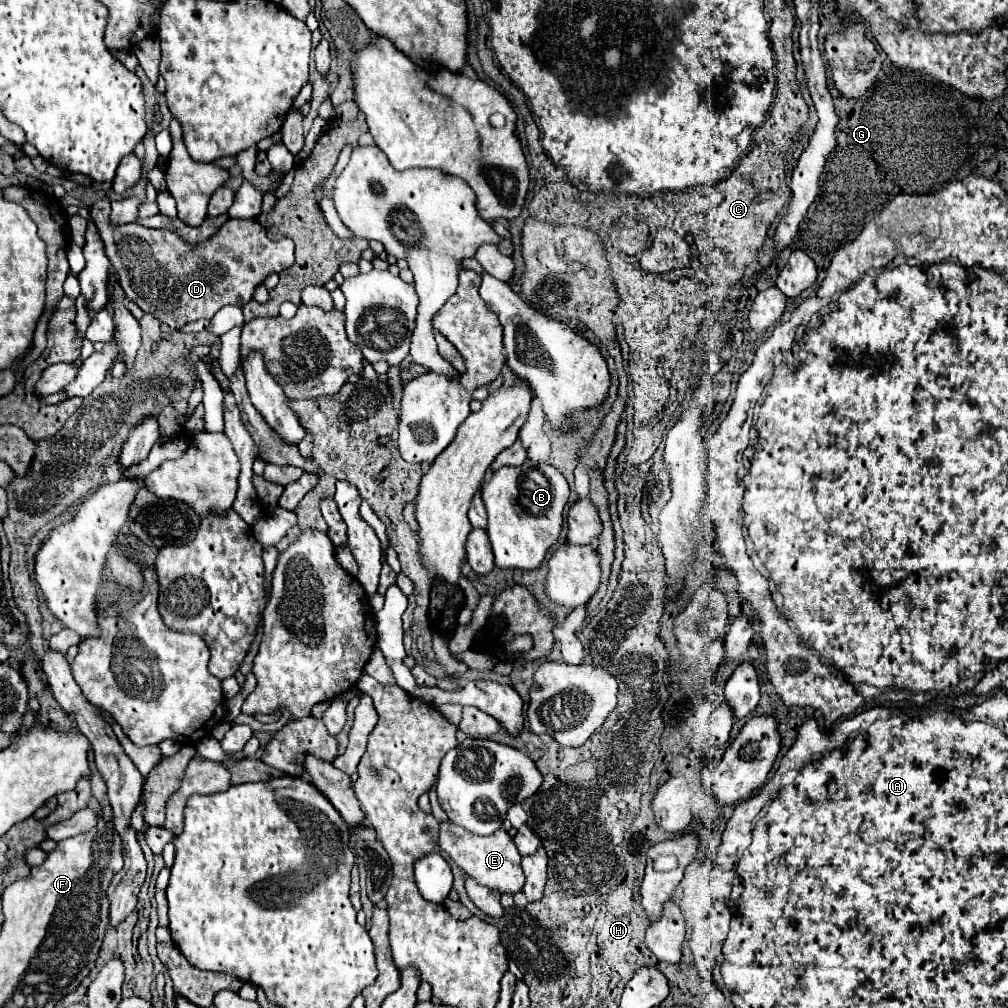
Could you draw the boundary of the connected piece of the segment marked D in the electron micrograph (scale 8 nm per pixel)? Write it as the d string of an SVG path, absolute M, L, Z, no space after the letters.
M99 199L91 205L89 215L99 229L105 253L125 295L171 329L179 329L195 319L211 319L225 305L243 307L253 299L255 287L259 287L269 273L281 273L293 265L293 241L271 241L255 219L229 219L217 235L191 251L173 231L129 223L123 233L121 227L109 223L109 211L109 201Z

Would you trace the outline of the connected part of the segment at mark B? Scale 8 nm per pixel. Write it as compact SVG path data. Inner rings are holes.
M527 461L527 465L519 467L501 467L491 475L491 479L481 487L483 503L489 513L487 521L487 535L493 545L495 553L495 565L499 569L537 569L541 561L545 559L547 549L557 541L563 525L563 509L569 501L569 485L563 473L559 473L553 465L535 465L533 461Z

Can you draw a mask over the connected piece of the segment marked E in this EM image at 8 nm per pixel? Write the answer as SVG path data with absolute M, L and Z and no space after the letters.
M441 821L437 847L445 851L469 877L477 879L481 885L487 885L501 893L519 893L523 889L525 875L521 869L521 855L505 829L499 829L487 837L479 837L455 825L453 821Z

